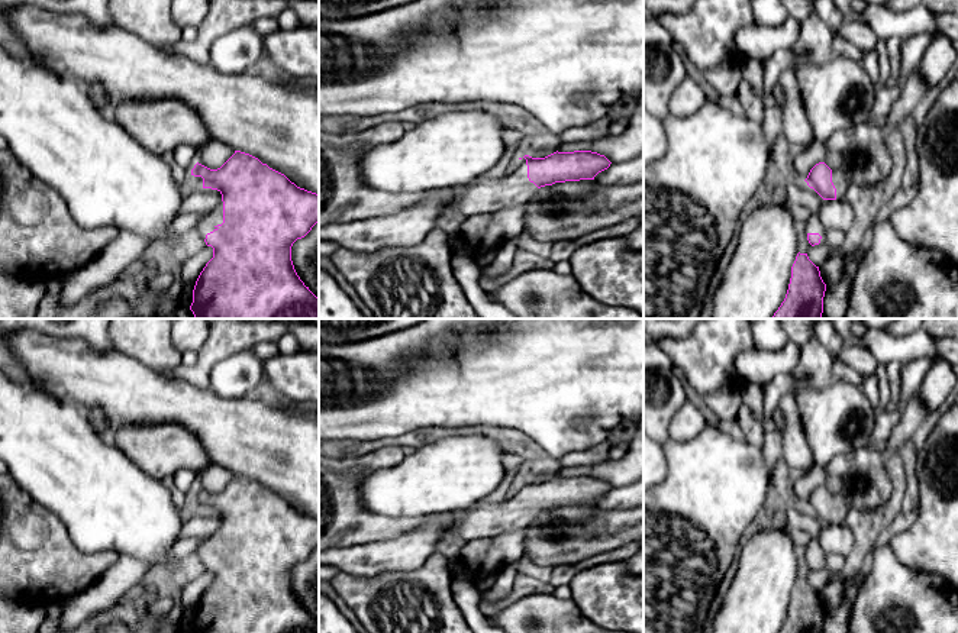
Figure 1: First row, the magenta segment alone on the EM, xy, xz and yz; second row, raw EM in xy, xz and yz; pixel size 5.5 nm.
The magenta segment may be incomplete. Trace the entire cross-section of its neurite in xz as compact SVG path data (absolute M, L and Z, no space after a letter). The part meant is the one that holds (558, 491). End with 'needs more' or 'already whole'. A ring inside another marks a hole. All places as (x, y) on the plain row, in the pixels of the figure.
M557 475L545 482L525 479L501 503L481 501L465 511L441 514L448 526L442 539L452 535L465 542L488 540L503 532L523 530L541 511L594 504L610 488L604 479L591 475Z; needs more

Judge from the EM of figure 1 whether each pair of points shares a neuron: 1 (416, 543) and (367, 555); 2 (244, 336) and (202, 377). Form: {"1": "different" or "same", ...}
{"1": "same", "2": "same"}

